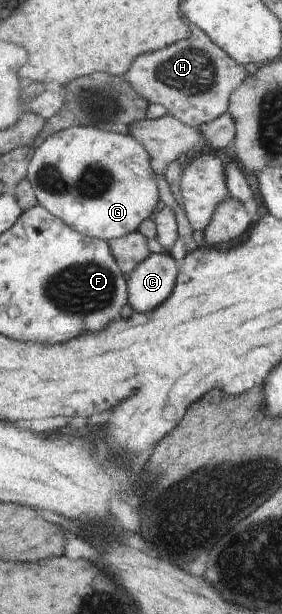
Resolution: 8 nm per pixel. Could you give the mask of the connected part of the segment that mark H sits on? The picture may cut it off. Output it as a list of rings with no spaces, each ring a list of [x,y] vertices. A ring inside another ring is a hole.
[[[193,26],[191,38],[138,56],[124,76],[145,100],[161,104],[167,114],[179,117],[185,124],[199,127],[217,120],[229,110],[235,88],[239,88],[249,74],[244,65],[215,44],[203,29]]]

